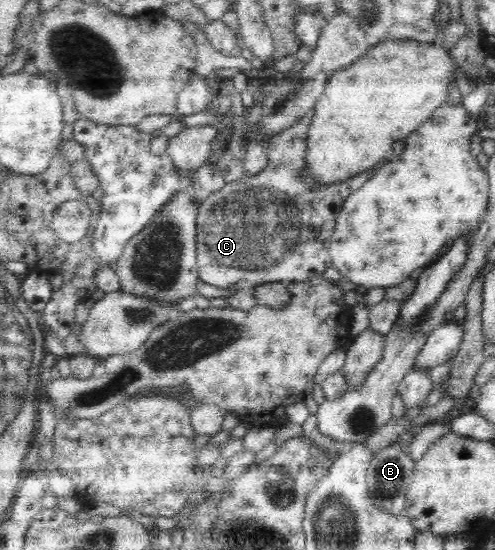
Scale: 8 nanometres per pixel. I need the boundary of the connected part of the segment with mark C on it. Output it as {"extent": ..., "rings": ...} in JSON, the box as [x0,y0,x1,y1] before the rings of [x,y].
{"extent":[196,110,383,291],"rings":[[[314,110],[307,111],[303,117],[279,134],[264,138],[268,146],[269,164],[255,175],[227,184],[218,192],[200,196],[196,219],[196,246],[198,279],[217,288],[233,291],[248,291],[271,282],[288,285],[305,282],[313,277],[323,276],[332,265],[330,256],[331,237],[335,220],[342,211],[345,201],[376,175],[383,163],[354,176],[352,179],[331,186],[305,184],[305,153],[307,153],[307,133],[314,116]]]}

